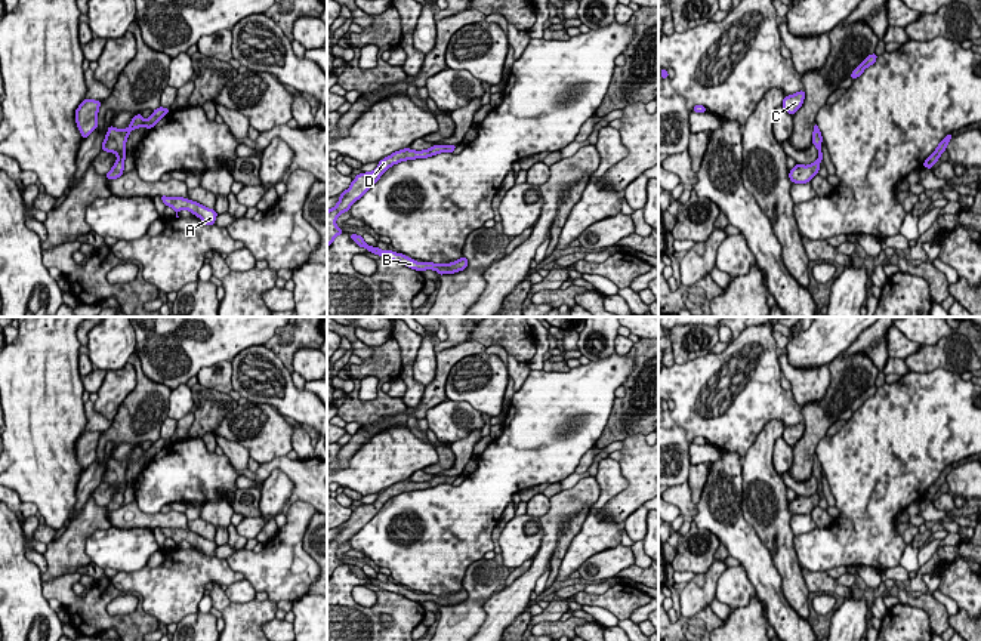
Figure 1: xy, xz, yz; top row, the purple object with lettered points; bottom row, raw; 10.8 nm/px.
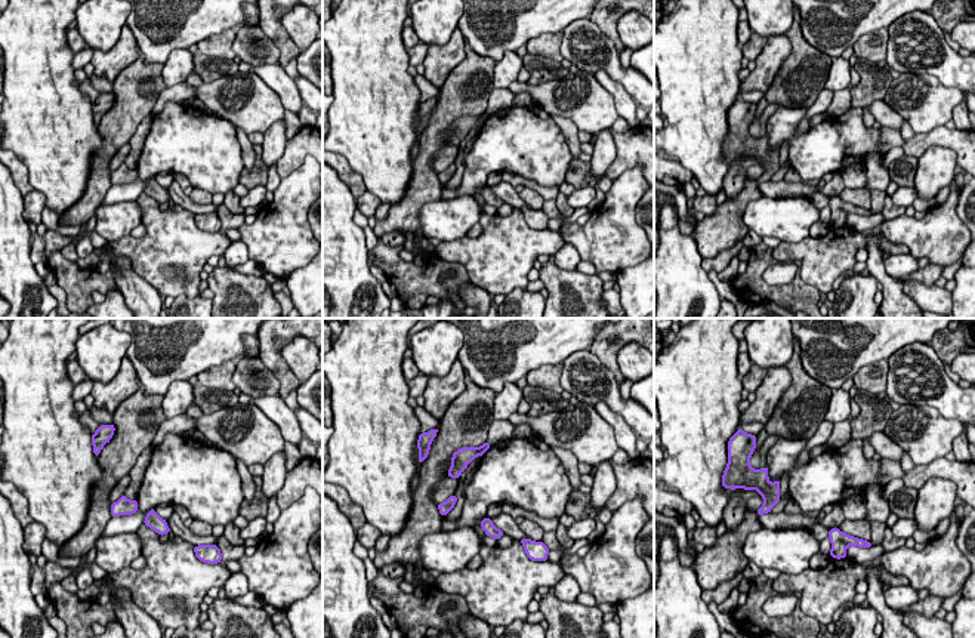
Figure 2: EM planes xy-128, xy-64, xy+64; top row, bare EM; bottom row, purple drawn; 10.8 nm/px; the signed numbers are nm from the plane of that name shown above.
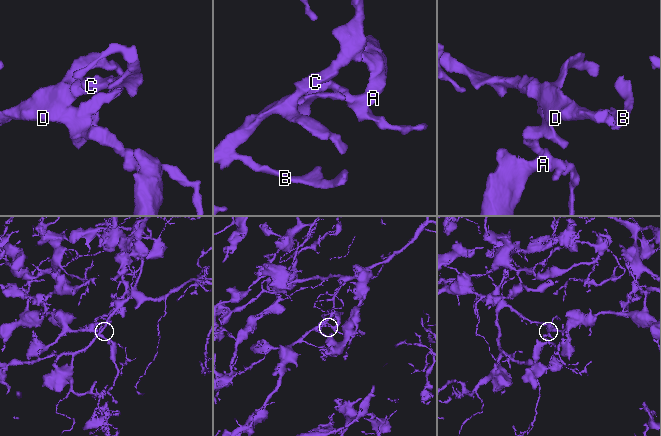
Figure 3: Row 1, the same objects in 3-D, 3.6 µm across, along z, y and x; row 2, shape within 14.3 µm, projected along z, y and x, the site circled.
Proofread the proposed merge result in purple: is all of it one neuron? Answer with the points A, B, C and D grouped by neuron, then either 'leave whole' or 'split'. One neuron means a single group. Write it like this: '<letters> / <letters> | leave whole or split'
A B C D | leave whole

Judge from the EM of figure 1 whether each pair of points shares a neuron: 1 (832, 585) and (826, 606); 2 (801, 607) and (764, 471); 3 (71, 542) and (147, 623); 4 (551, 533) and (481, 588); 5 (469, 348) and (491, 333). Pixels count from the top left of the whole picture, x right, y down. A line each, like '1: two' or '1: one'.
1: two
2: one
3: two
4: two
5: two

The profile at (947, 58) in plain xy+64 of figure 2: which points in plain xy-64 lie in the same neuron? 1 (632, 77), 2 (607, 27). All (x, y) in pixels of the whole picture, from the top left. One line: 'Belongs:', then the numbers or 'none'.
Belongs: 1

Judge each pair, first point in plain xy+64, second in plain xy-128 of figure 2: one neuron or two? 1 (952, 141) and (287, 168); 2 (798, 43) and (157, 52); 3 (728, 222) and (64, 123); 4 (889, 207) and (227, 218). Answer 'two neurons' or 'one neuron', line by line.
1: one neuron
2: two neurons
3: two neurons
4: two neurons

